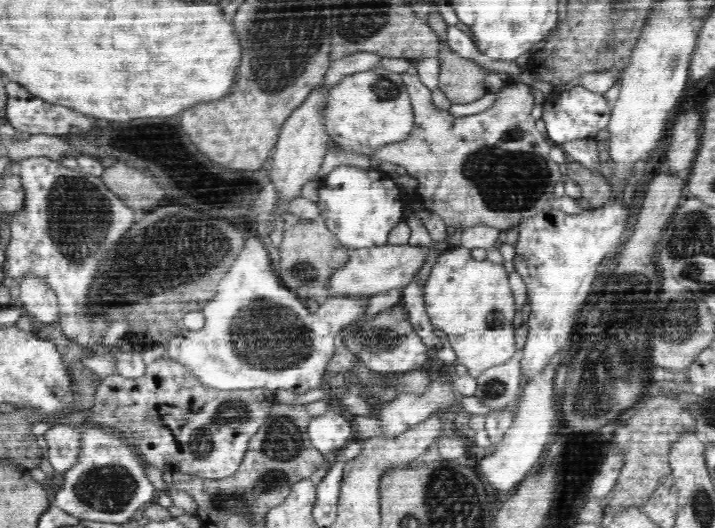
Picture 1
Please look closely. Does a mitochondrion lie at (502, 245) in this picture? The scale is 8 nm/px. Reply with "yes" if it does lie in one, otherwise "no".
no

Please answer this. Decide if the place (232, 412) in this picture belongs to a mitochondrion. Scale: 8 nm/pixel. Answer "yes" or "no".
yes

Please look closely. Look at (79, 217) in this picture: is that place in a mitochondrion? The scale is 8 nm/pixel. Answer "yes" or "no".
yes

